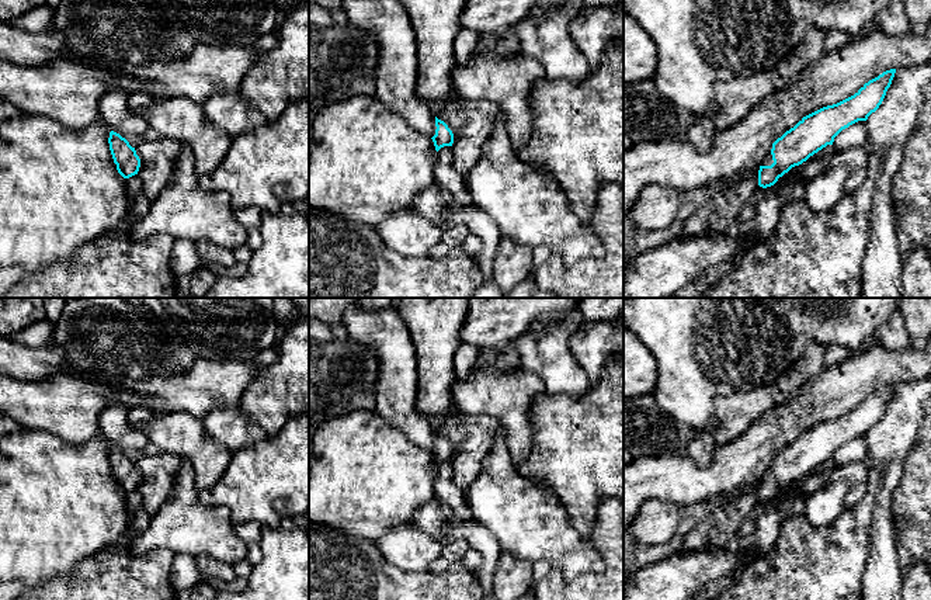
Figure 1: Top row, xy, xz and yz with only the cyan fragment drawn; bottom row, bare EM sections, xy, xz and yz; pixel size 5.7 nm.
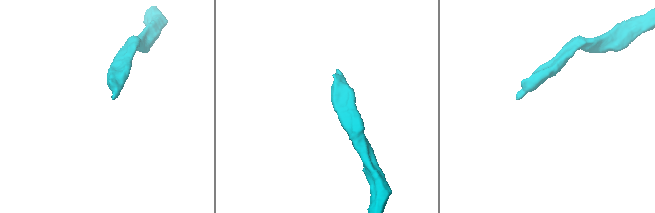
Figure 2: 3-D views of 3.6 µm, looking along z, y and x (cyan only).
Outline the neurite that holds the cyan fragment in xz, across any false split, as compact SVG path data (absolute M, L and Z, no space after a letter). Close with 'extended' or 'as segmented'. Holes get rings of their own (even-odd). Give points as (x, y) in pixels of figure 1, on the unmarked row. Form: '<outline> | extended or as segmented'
M355 301L344 311L341 325L350 339L369 348L378 358L376 415L400 430L416 447L430 451L437 467L452 461L452 445L433 430L430 419L416 407L416 347L395 306L368 311Z | extended

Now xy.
M114 445L110 447L108 458L118 488L124 493L138 489L140 474L136 469L135 462L132 462L125 452Z | as segmented

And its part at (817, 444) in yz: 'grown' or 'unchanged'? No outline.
grown

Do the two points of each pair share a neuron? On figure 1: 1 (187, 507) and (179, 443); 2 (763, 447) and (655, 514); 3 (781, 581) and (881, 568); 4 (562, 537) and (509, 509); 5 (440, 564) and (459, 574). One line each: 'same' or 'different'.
1: different
2: different
3: different
4: same
5: different

